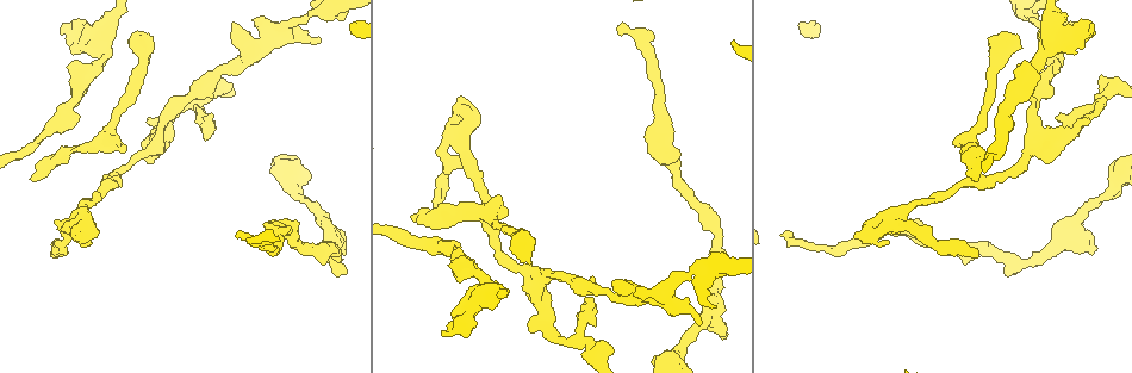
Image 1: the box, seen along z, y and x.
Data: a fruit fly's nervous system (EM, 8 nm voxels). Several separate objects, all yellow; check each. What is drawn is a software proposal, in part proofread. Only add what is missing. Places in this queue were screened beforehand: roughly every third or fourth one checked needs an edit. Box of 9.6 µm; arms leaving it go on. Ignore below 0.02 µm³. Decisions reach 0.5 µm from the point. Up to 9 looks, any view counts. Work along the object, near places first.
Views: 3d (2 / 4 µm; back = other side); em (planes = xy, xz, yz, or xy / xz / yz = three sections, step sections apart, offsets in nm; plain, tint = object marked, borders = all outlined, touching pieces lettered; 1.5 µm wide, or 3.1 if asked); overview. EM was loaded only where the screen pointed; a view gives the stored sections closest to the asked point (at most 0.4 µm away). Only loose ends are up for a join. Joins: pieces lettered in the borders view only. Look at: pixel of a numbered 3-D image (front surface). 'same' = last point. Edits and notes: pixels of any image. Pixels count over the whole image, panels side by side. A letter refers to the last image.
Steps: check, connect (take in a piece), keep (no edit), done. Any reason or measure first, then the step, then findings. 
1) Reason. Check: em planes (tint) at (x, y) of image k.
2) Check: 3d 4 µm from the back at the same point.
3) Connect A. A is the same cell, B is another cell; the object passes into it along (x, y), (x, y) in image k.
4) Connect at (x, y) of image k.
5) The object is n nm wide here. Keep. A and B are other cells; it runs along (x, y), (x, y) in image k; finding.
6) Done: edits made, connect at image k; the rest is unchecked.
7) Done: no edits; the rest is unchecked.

Free end. Check: em xy step 4 (tint) at (344, 255) of image 1.

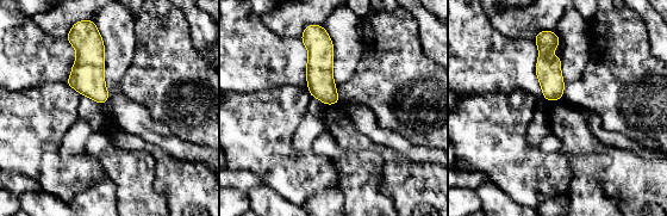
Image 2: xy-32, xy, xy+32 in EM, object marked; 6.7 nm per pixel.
Check: em planes (borders) at the same point.

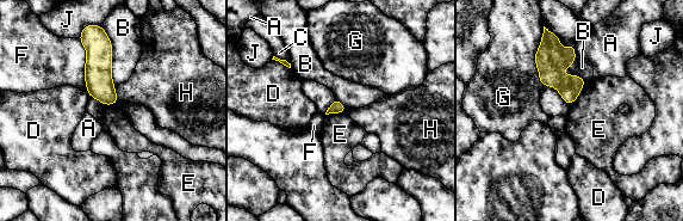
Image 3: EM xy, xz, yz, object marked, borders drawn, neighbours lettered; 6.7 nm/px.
The longest contact is with B, 400 nm. Keep. A, B, C, D, E, F, G, H and J are other cells; a border runs along (585, 83), (579, 94), (570, 105) in image 3; none of them fits.

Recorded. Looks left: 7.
Check: em planes (tint) at (412, 216) of image 1.

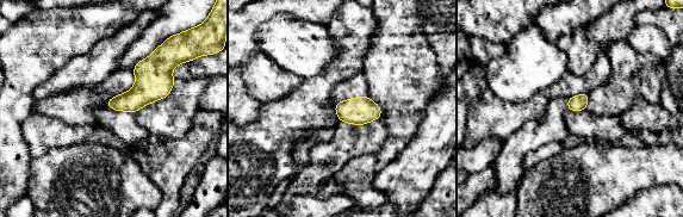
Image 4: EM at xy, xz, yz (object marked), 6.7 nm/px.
Check: em planes (borders) at the same point.

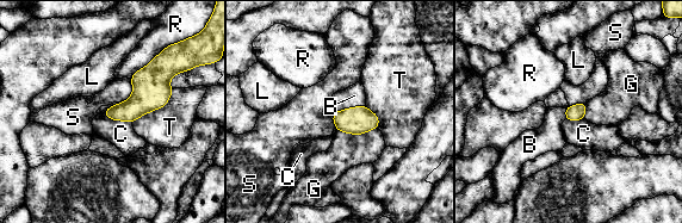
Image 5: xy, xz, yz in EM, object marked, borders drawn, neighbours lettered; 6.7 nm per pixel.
Connect B. B is the same cell, C, G, L, R, S and T are other cells; the object passes into it along (357, 121), (348, 109), (354, 95) in image 5; the cell continues.

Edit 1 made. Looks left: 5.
Thick end. Check: 3d 4 µm at (443, 330) of image 1.

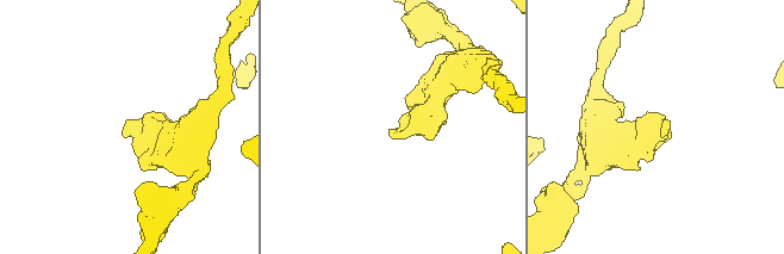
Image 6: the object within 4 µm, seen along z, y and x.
Shape alone is not enough. Check: em yz step 4 (plain) at (391, 131) of image 6.

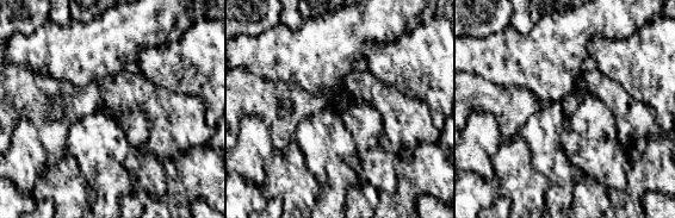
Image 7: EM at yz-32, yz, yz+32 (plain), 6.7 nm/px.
What lies round it. Check: em yz step 4 (borders) at the same point.

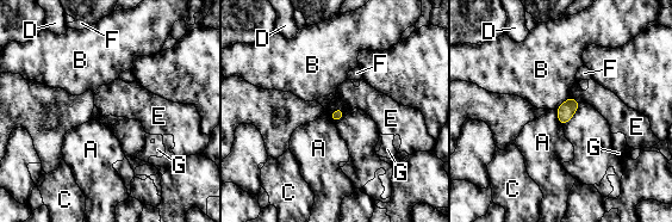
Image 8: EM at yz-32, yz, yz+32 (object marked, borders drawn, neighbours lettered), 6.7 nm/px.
Keep. A, B, C, D, E, F and G are other cells; a border runs along (555, 110), (557, 118), (562, 127) in image 8; none of them fits.

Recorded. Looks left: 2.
Free end. Check: em planes (borders) at (319, 40) of image 1.

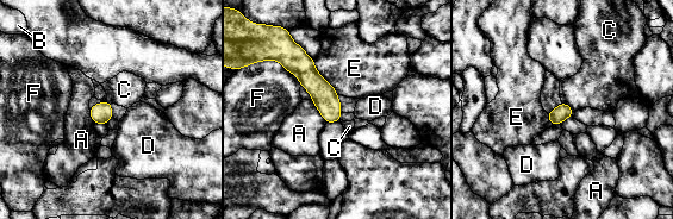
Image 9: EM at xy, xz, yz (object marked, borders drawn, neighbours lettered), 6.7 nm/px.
Keep. A, B, C, D, E and F are other cells; a border runs along (562, 101), (574, 111) in image 9; none of them fits.

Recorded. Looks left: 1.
Done: edits made, connect at image 5; the rest is unchecked.

